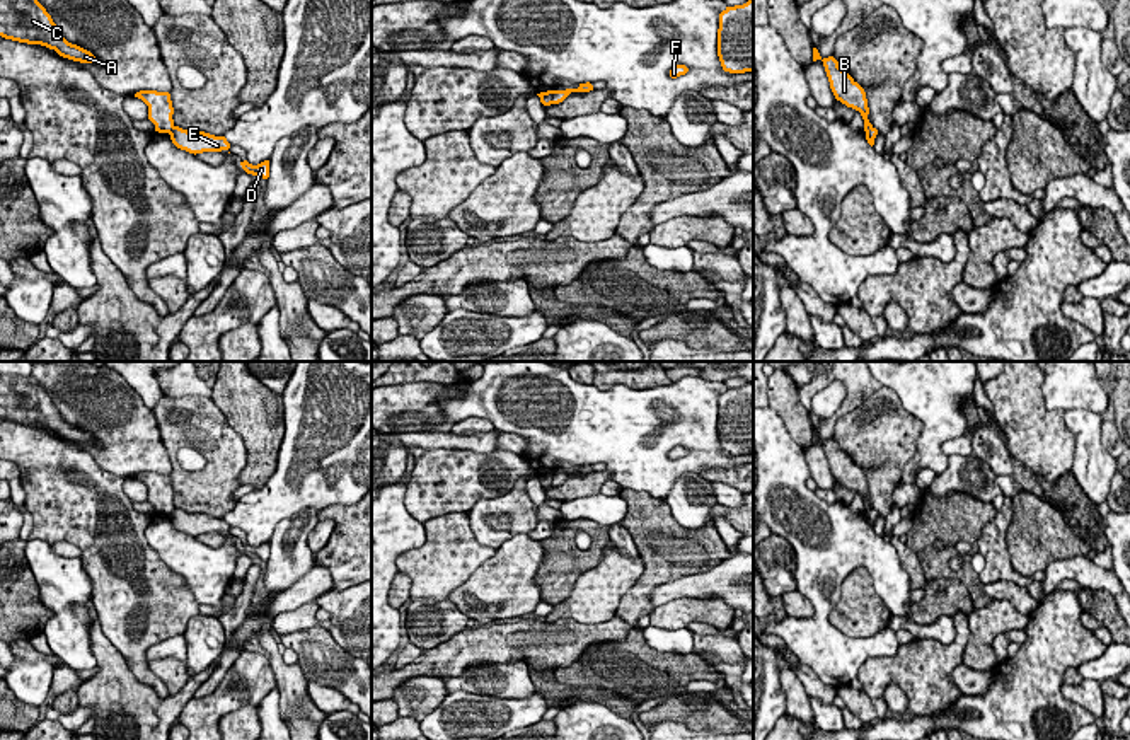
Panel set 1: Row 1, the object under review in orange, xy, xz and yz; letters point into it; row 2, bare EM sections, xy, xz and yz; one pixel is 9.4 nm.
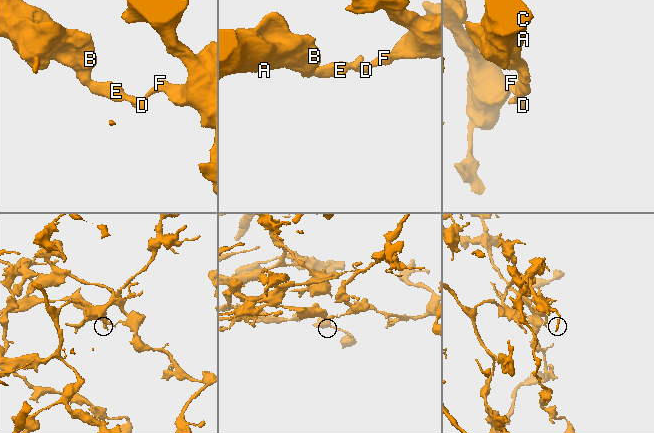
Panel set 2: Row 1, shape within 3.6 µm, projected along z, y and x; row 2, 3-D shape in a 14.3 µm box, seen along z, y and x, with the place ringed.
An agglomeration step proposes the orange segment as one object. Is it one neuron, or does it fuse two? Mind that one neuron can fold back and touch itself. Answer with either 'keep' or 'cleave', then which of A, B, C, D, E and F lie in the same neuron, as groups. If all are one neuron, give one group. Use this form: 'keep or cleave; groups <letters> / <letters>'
cleave; groups A B C / D E F

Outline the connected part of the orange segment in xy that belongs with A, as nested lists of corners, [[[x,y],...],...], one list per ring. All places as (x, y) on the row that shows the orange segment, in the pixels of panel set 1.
[[[0,0],[0,36],[46,46],[73,61],[95,63],[90,51],[68,43],[61,36],[51,15],[37,0]]]

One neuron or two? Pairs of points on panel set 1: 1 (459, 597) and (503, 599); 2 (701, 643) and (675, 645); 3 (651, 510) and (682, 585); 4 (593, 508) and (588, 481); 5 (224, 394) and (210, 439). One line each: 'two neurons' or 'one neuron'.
1: one neuron
2: two neurons
3: two neurons
4: two neurons
5: two neurons

